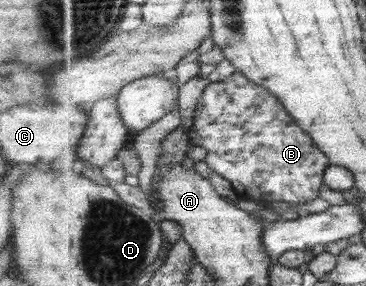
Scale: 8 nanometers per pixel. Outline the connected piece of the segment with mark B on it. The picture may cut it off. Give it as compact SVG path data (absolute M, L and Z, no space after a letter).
M235 71L219 82L210 82L205 87L195 108L189 140L208 151L205 163L218 175L227 178L237 195L258 200L263 207L269 207L270 201L299 204L316 199L325 184L326 168L330 166L329 157L296 123L284 104L265 87L250 81L241 71Z

